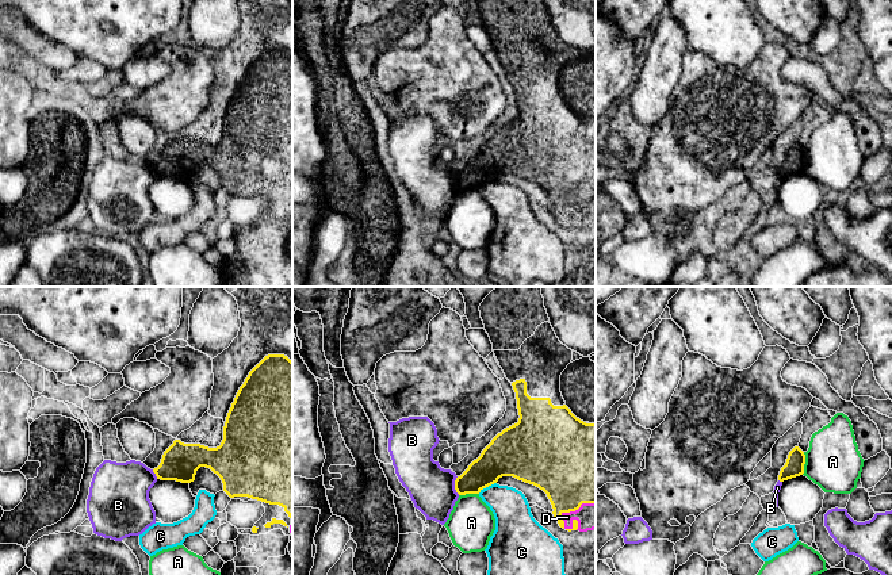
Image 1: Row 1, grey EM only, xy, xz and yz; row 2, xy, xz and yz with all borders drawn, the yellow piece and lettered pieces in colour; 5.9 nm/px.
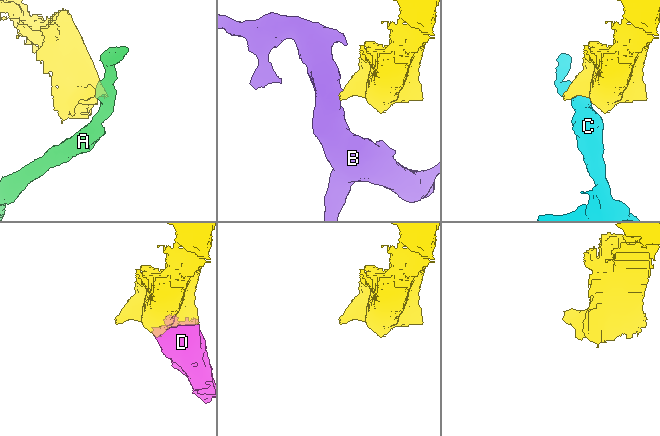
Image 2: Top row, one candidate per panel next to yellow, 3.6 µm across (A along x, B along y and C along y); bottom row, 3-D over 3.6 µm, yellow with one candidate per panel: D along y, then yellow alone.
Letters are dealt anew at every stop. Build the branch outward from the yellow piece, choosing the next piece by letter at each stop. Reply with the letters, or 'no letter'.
D

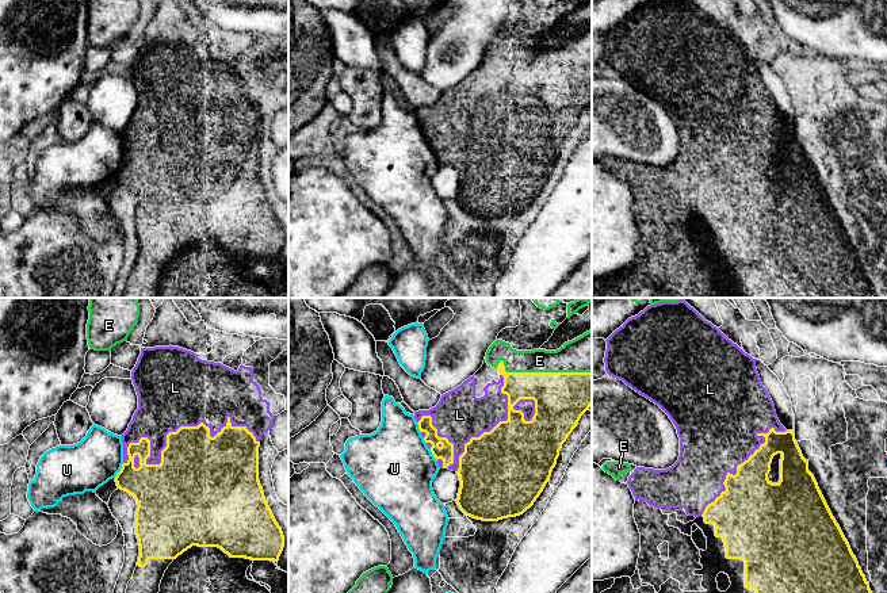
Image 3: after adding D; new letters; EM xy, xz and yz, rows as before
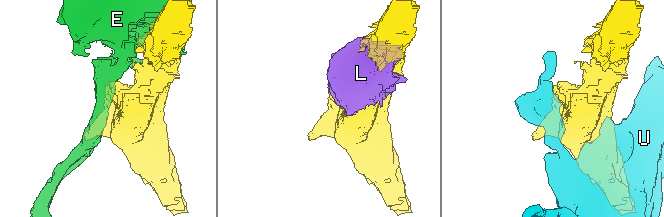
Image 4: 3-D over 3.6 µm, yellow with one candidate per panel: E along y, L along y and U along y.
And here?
L

